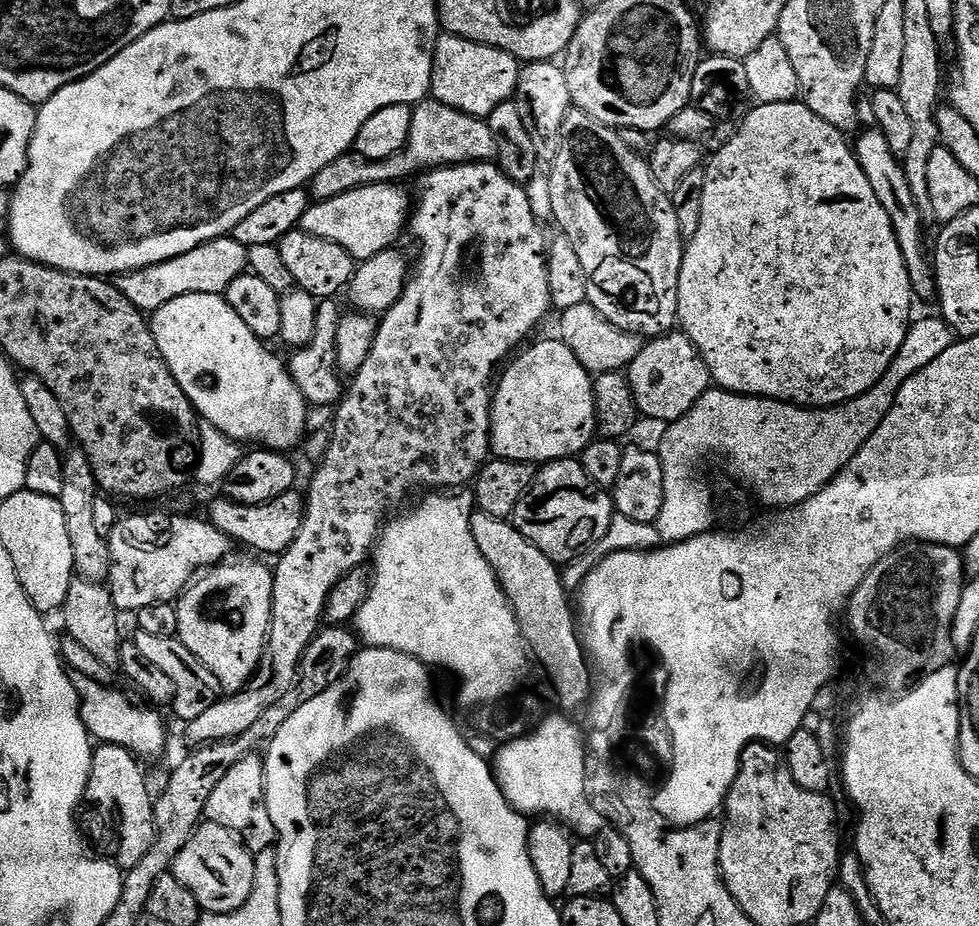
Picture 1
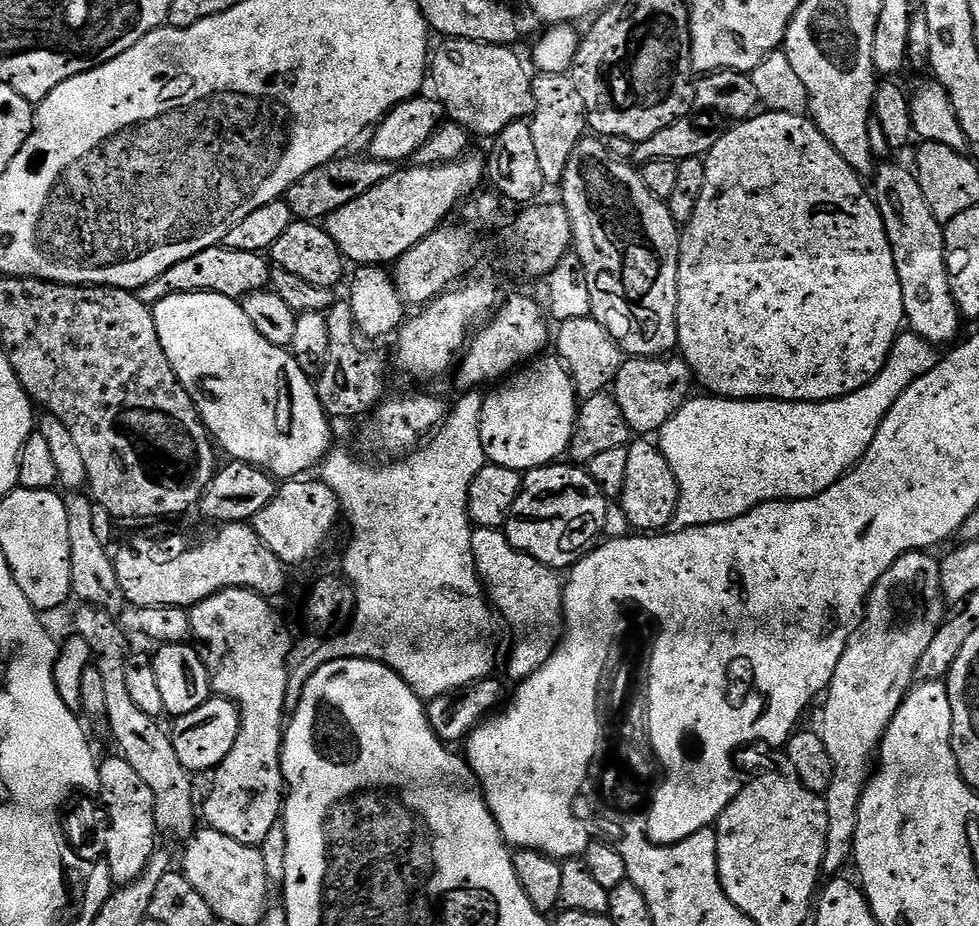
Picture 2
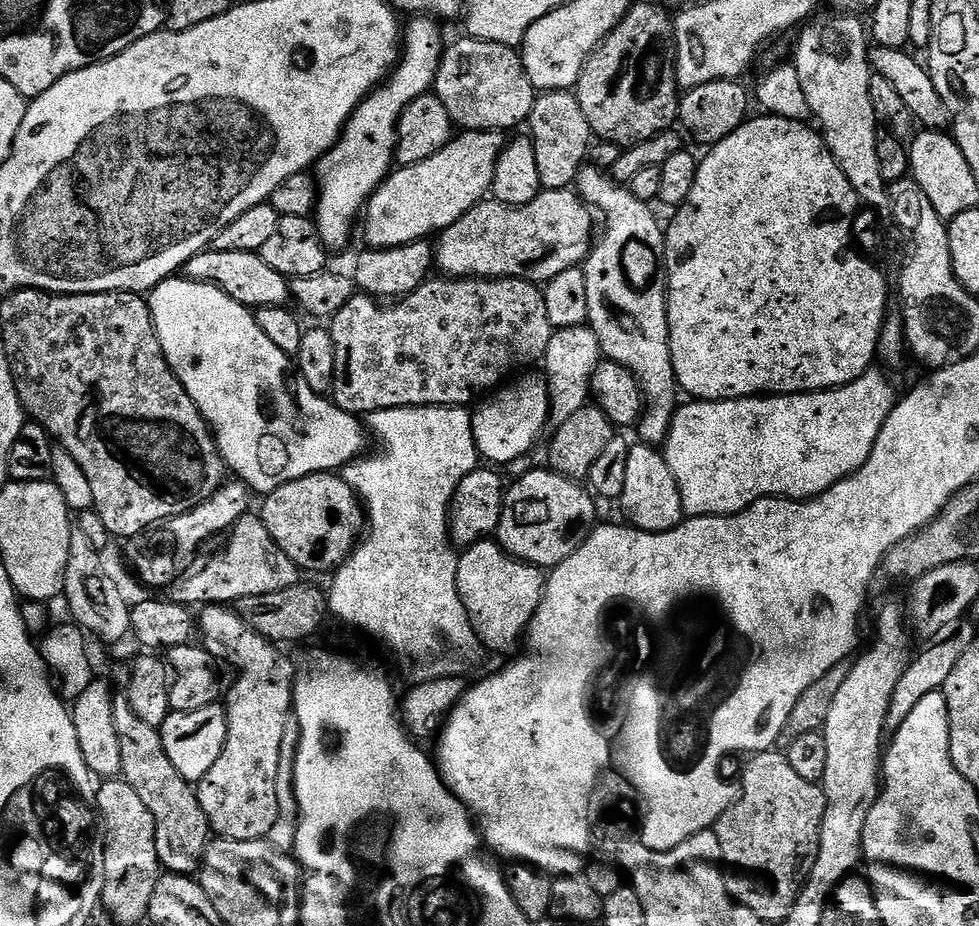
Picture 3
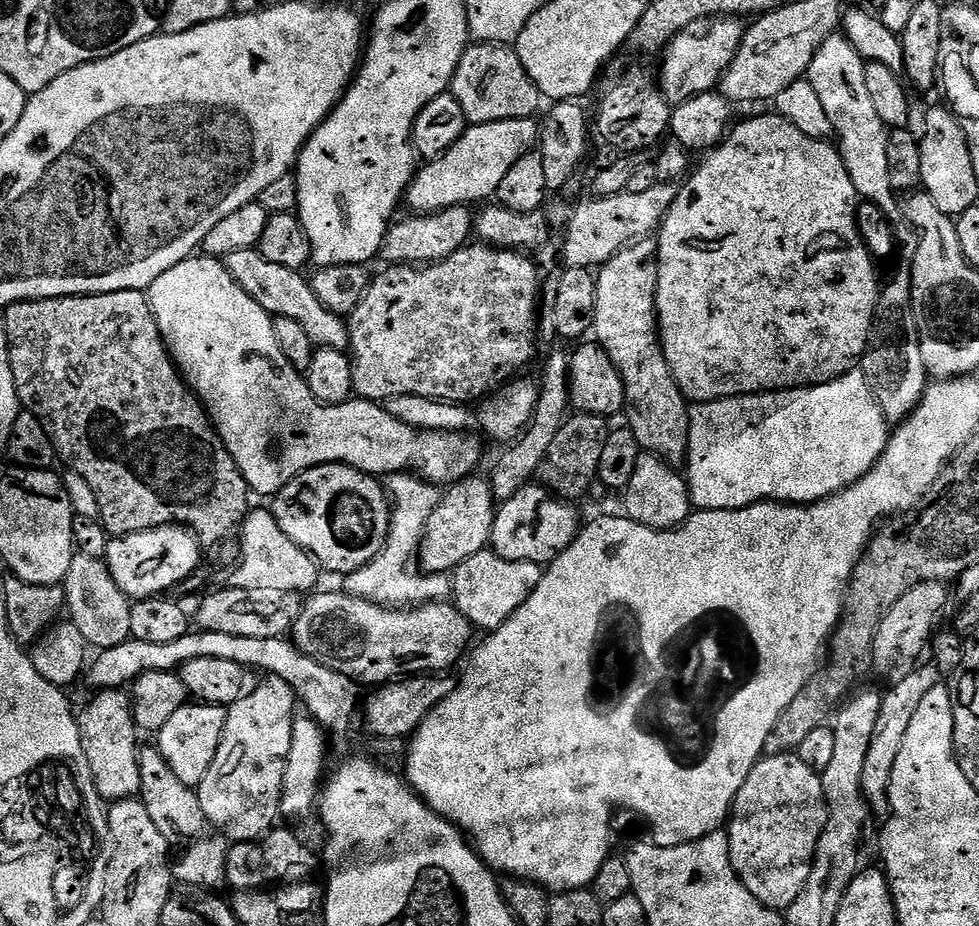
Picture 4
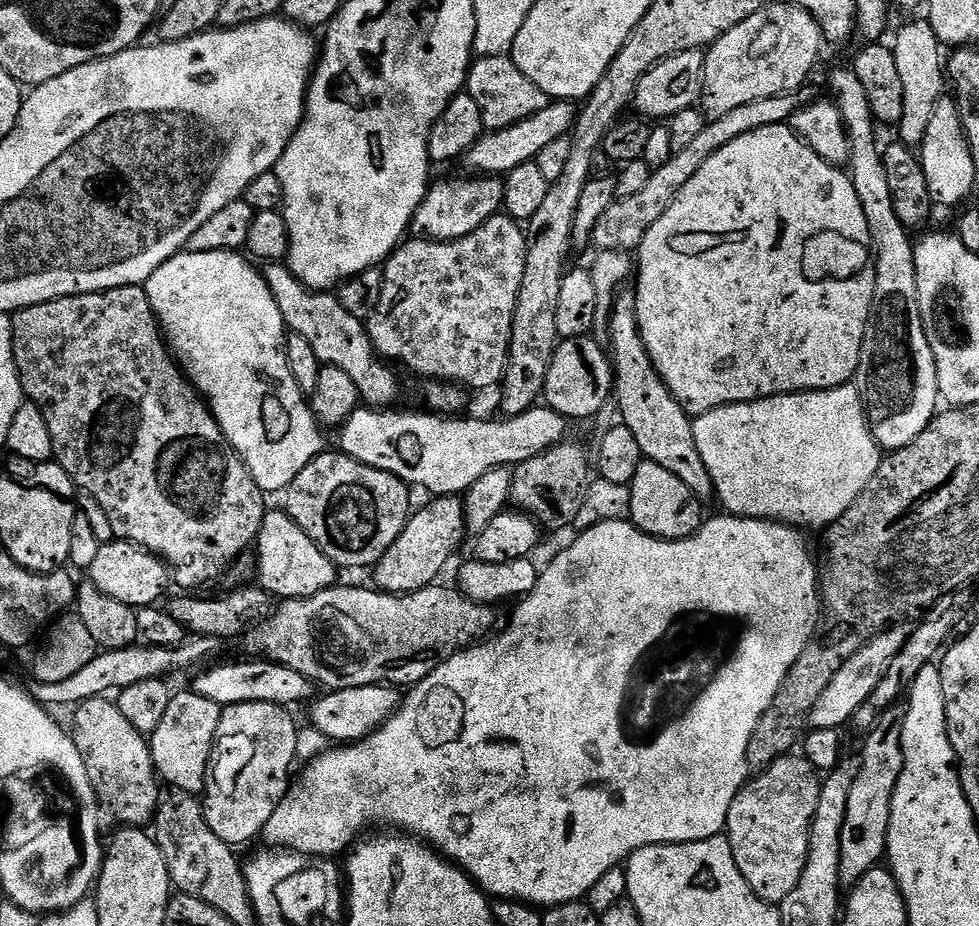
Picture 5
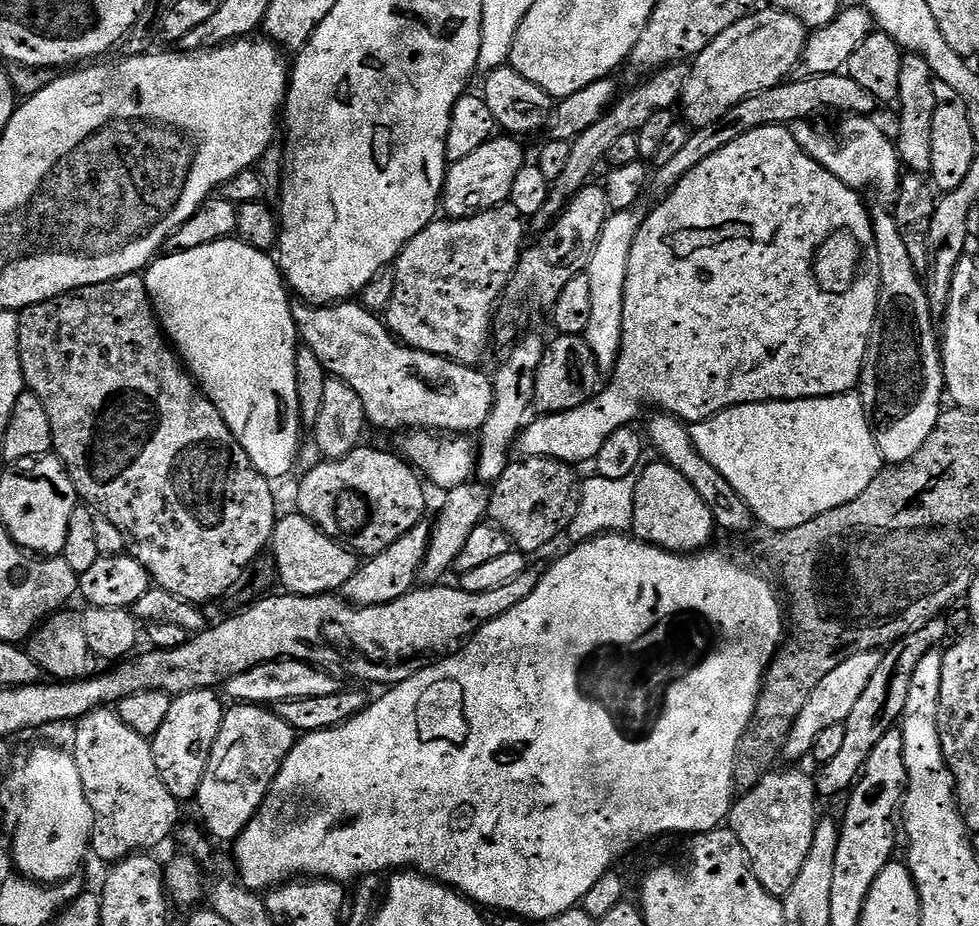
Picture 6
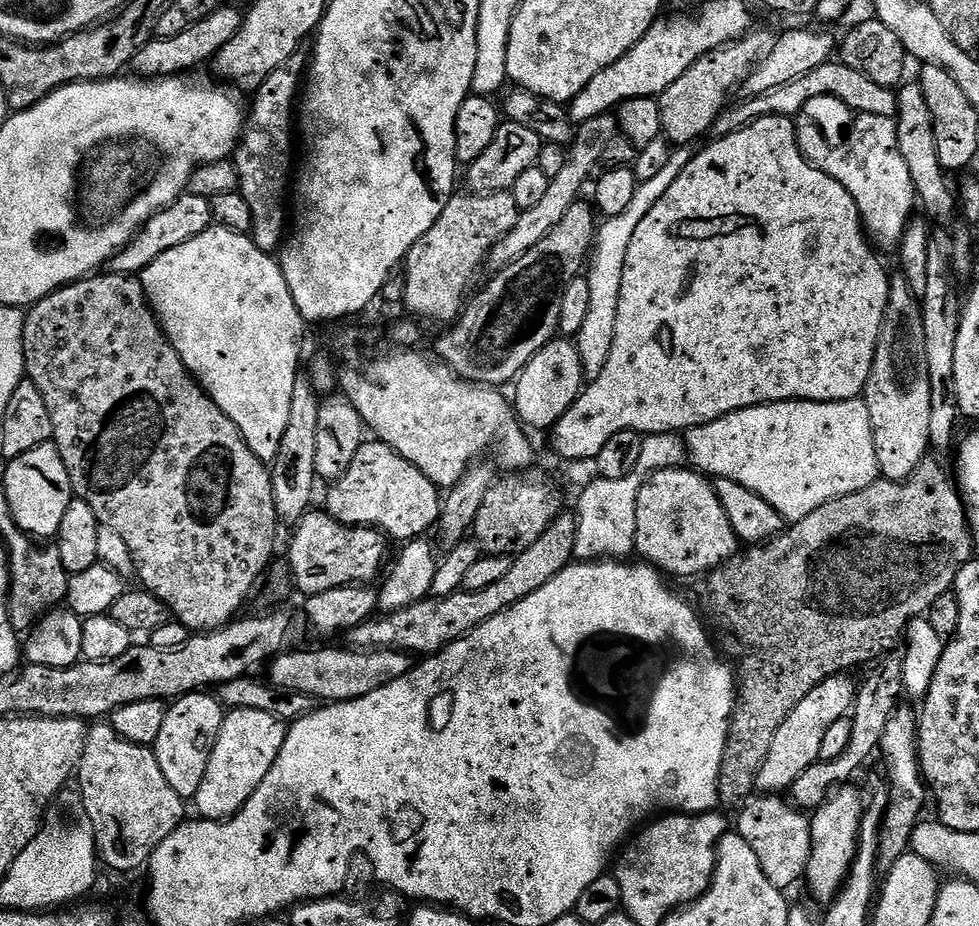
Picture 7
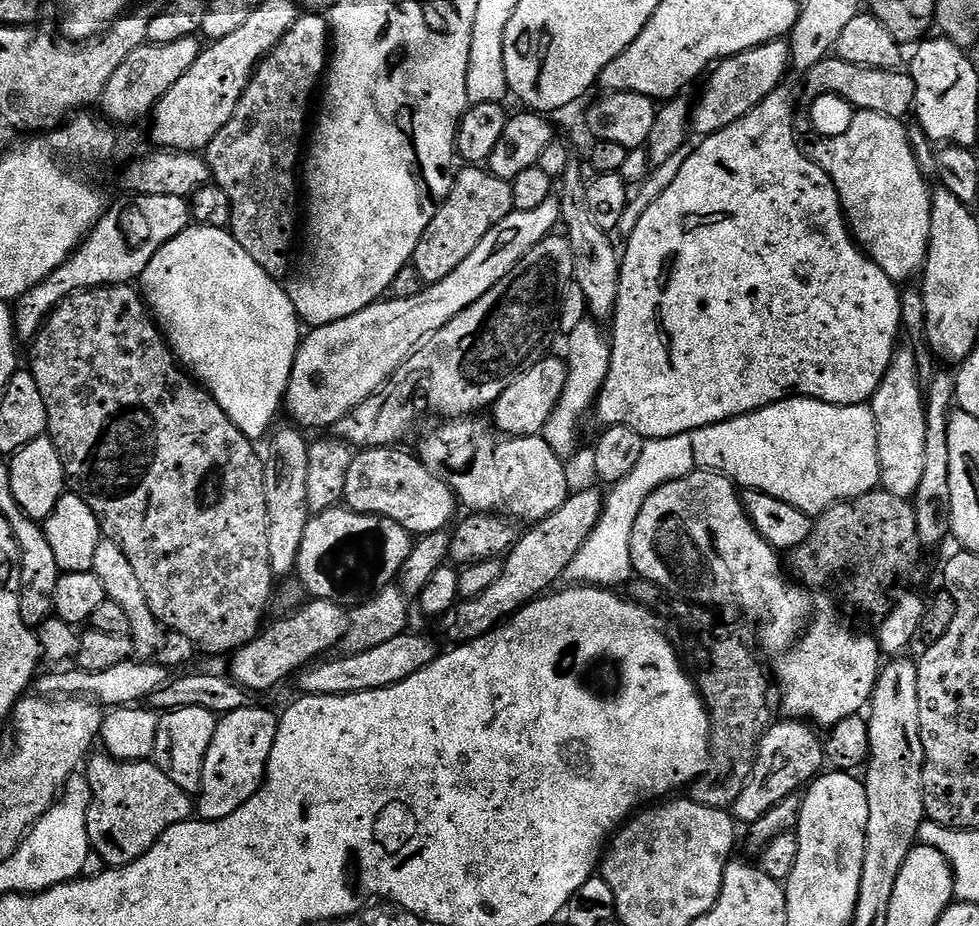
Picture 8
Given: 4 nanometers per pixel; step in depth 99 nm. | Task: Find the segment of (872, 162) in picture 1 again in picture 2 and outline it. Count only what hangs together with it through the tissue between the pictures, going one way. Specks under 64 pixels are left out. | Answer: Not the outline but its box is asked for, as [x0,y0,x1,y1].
[870,163,962,345]

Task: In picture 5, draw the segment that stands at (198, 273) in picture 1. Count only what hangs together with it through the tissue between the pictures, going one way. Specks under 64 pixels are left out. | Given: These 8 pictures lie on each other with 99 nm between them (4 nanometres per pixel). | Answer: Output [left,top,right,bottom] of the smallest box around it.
[263,262,400,405]

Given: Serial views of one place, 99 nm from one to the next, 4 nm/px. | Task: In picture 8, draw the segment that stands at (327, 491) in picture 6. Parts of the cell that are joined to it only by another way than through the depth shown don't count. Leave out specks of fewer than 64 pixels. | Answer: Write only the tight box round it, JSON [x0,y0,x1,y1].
[343,446,458,538]

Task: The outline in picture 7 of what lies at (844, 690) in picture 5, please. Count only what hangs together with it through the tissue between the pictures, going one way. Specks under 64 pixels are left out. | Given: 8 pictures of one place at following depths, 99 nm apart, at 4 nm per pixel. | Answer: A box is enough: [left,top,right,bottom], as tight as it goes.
[756,674,858,794]

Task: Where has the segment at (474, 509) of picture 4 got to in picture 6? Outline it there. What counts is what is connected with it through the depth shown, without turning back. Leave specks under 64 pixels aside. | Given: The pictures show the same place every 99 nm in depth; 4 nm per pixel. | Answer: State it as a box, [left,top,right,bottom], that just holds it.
[342,522,432,608]

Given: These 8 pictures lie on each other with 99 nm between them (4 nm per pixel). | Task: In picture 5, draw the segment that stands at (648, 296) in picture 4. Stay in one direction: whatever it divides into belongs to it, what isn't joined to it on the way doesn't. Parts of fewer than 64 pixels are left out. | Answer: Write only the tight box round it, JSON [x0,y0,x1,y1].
[606,290,714,501]

